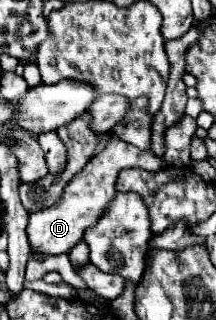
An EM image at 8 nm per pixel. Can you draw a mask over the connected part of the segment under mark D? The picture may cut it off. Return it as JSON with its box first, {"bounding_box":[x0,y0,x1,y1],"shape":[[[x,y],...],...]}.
{"bounding_box":[26,139,164,257],"shape":[[[110,139],[106,147],[86,163],[84,171],[80,171],[80,175],[74,175],[74,179],[70,179],[66,193],[52,207],[30,215],[30,223],[26,227],[26,235],[30,241],[30,255],[38,253],[50,257],[68,253],[84,237],[86,227],[94,225],[100,219],[104,207],[114,199],[116,177],[124,167],[160,171],[164,167],[164,161],[160,157],[154,157],[150,151],[142,151],[138,147],[132,147],[130,143],[124,143],[122,139]]]}

